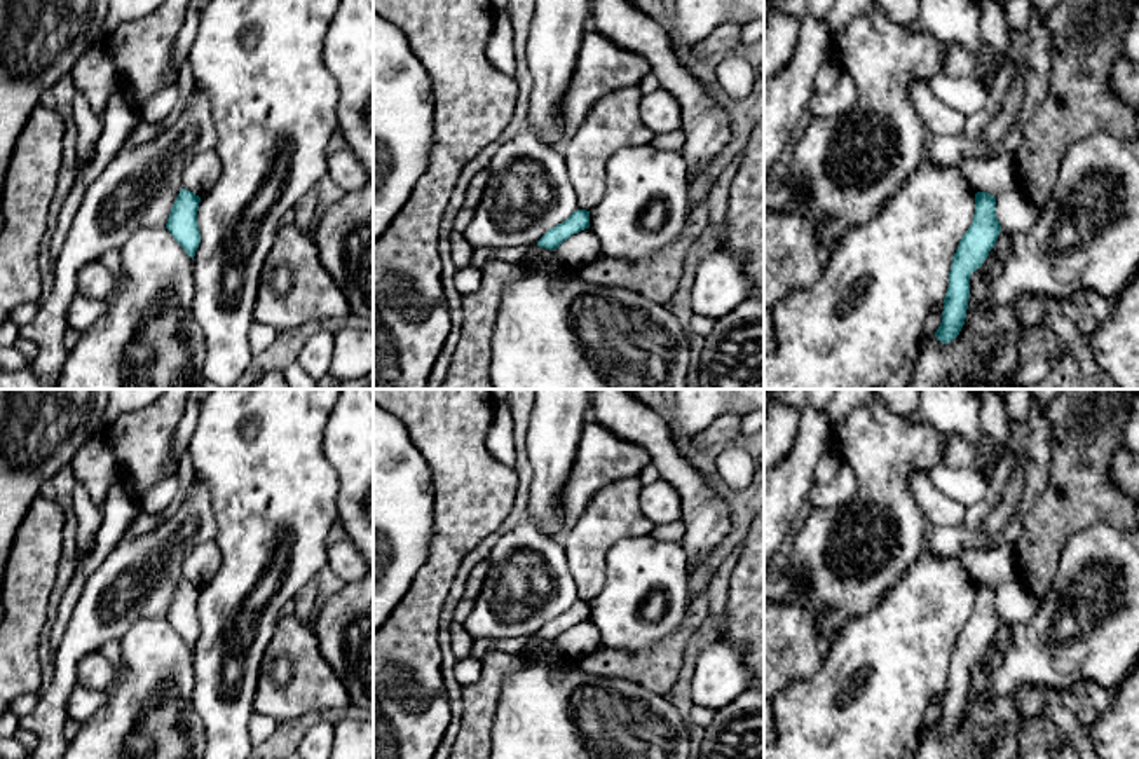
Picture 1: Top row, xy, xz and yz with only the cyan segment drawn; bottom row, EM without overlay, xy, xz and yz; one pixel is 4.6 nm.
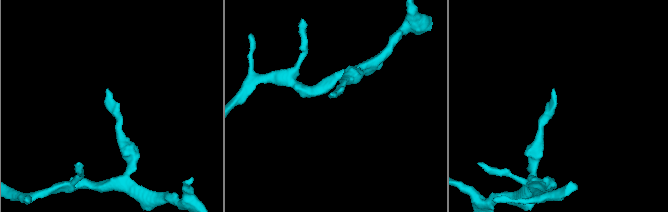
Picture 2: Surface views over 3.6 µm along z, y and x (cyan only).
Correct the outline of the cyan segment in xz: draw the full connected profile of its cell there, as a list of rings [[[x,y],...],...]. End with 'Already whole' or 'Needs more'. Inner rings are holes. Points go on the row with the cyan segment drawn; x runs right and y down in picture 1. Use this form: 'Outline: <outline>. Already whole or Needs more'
Outline: [[[577,209],[565,222],[549,229],[537,241],[537,246],[555,251],[563,241],[567,241],[570,236],[574,236],[584,229],[590,229],[590,211]]]. Already whole

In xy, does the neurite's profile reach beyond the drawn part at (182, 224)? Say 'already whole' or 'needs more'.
already whole

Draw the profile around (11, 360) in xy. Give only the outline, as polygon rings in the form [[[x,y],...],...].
[[[0,345],[0,372],[17,372],[26,368],[28,363],[14,345]]]

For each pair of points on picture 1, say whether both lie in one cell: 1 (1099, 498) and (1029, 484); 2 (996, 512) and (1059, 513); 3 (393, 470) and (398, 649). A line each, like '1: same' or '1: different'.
1: different
2: different
3: different

